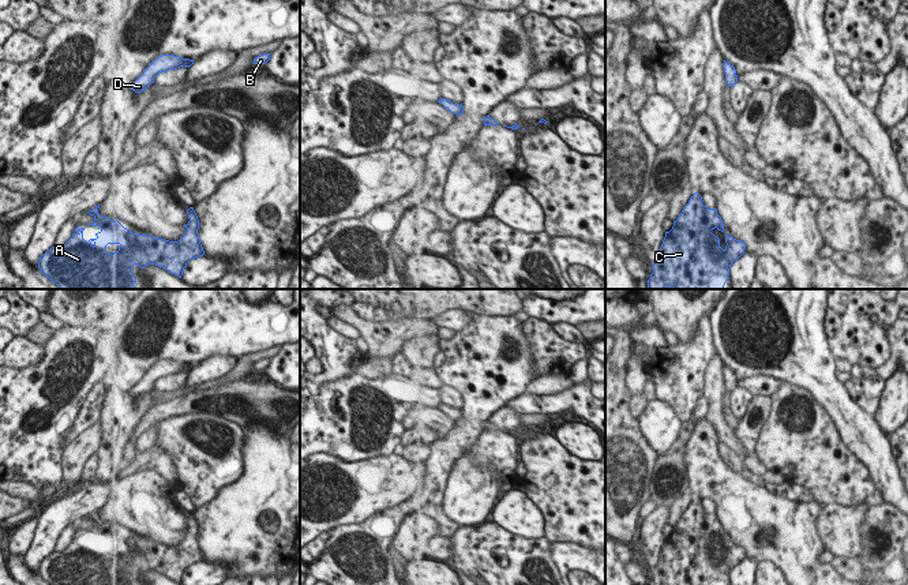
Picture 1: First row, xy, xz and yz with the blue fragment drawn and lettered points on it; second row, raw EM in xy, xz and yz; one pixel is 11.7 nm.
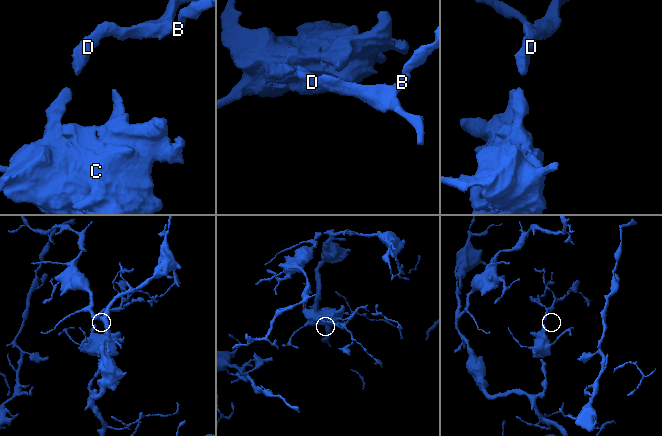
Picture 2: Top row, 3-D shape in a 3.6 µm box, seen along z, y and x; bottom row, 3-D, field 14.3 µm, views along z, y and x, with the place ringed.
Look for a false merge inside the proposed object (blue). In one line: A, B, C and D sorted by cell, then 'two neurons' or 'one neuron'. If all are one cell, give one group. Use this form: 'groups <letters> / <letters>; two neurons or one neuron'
groups A B C D; one neuron

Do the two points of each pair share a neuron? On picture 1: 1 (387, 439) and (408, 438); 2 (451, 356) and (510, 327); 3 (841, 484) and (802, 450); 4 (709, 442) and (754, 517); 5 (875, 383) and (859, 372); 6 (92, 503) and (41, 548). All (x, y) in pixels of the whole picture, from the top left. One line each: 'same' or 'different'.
1: different
2: same
3: same
4: same
5: different
6: same

